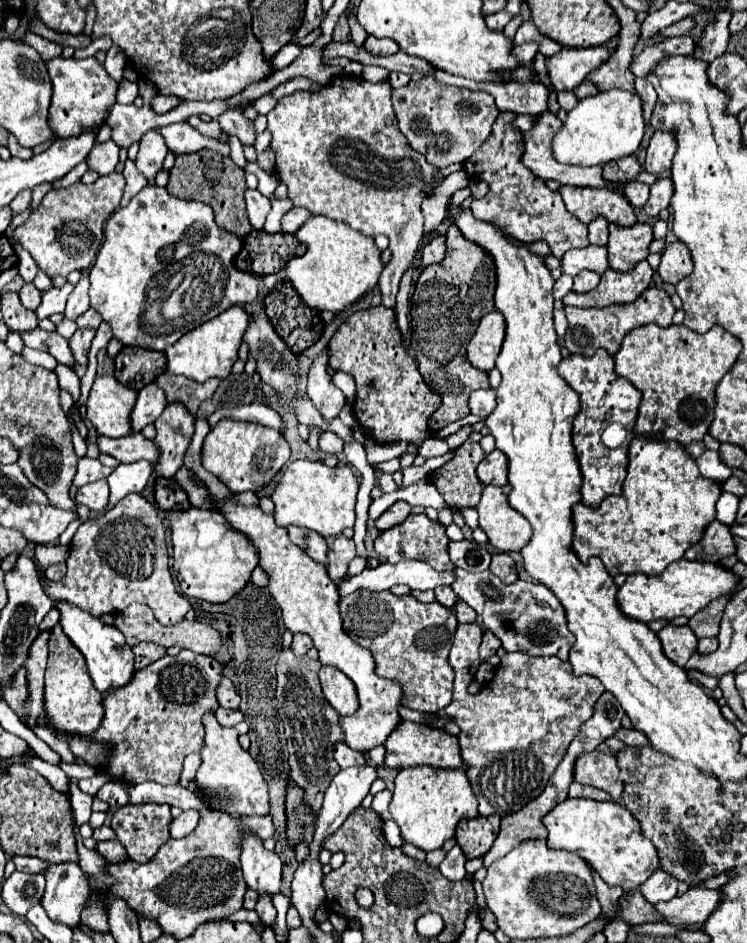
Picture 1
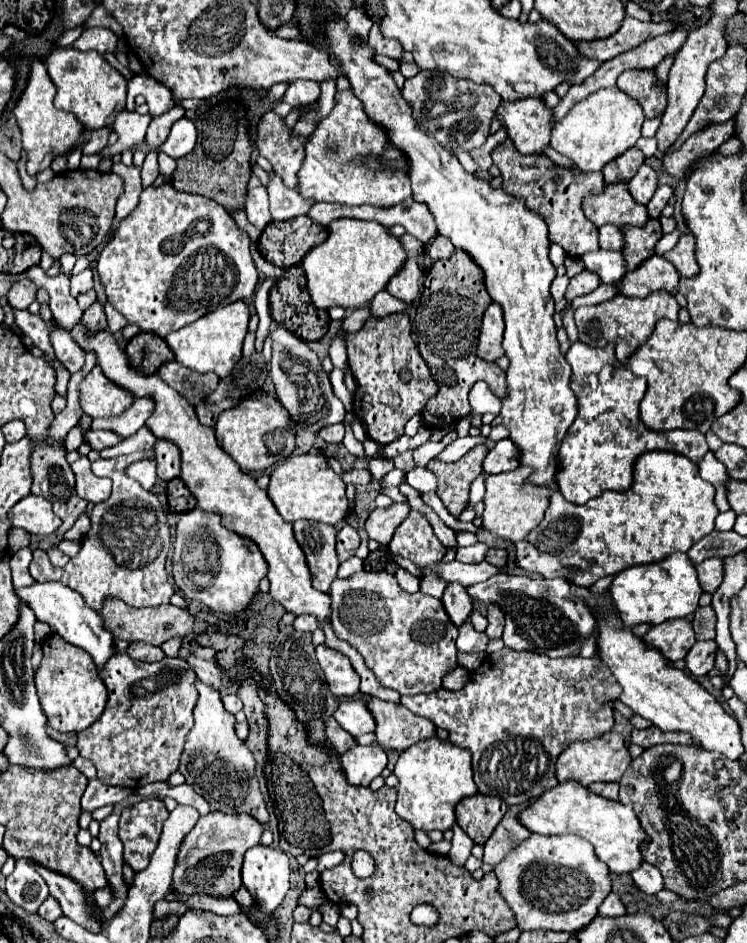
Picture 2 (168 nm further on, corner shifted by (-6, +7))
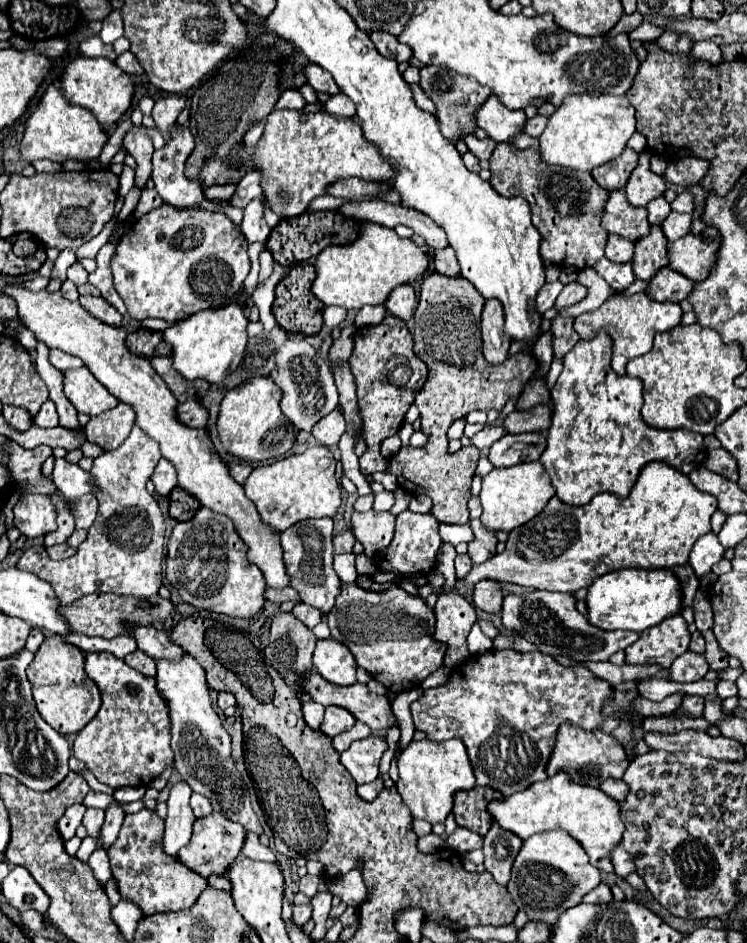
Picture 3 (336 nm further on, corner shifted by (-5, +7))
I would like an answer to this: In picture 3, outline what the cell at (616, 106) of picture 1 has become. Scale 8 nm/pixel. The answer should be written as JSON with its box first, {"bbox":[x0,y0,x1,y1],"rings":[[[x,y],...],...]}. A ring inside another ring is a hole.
{"bbox":[538,96,636,172],"rings":[[[568,96],[560,108],[548,118],[544,132],[538,138],[540,158],[546,164],[558,164],[564,168],[590,172],[592,168],[606,164],[622,154],[628,138],[636,132],[634,106],[626,96]]]}

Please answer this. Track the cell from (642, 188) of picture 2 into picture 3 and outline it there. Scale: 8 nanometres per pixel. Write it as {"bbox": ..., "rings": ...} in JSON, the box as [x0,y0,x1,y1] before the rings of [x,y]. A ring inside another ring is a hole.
{"bbox":[626,152,666,206],"rings":[[[640,152],[640,162],[626,184],[626,196],[632,206],[646,206],[650,200],[664,196],[666,180],[650,170],[648,154]]]}

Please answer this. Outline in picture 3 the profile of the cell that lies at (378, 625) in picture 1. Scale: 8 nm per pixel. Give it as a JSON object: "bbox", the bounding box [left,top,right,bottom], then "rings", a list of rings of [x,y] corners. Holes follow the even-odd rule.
{"bbox":[326,584,446,694],"rings":[[[356,584],[342,586],[342,594],[326,616],[326,622],[332,638],[350,648],[358,666],[366,668],[374,680],[396,694],[418,688],[428,674],[442,666],[446,654],[446,646],[432,638],[434,612],[420,596],[410,596],[398,586],[380,594],[362,590]]]}

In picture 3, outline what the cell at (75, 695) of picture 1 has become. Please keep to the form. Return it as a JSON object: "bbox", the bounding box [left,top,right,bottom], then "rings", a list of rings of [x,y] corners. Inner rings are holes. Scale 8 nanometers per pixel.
{"bbox":[26,636,100,734],"rings":[[[48,636],[42,642],[26,670],[26,676],[32,684],[36,710],[60,734],[80,732],[100,708],[100,690],[84,672],[84,652],[66,644],[60,636]]]}

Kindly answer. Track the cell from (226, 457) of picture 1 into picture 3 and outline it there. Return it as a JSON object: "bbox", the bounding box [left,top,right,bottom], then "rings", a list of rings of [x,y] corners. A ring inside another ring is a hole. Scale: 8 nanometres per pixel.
{"bbox":[218,376,296,462],"rings":[[[254,376],[226,392],[218,414],[218,434],[224,450],[230,456],[246,462],[260,462],[280,458],[292,448],[296,428],[282,414],[280,398],[280,388],[268,376]]]}

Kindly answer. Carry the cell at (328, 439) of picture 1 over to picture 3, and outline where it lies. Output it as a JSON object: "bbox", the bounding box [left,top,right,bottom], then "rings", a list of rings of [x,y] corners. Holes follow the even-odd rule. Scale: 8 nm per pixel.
{"bbox":[312,410,346,446],"rings":[[[340,410],[330,412],[322,420],[318,420],[312,428],[312,436],[324,446],[336,446],[344,432],[346,432],[346,422]]]}

